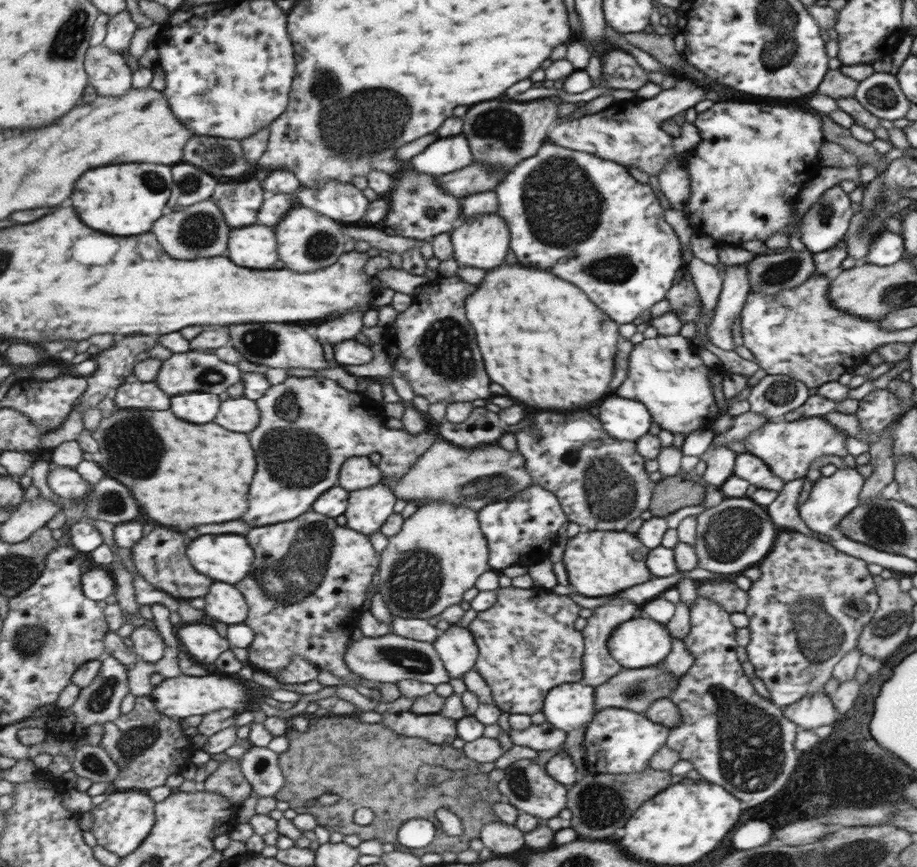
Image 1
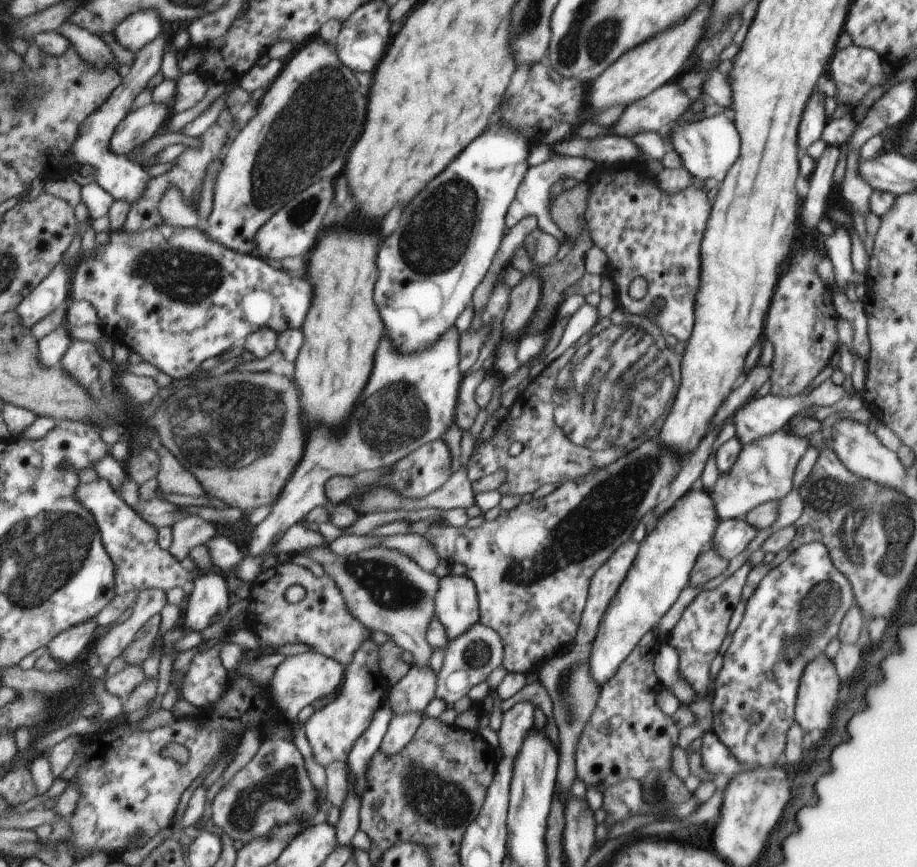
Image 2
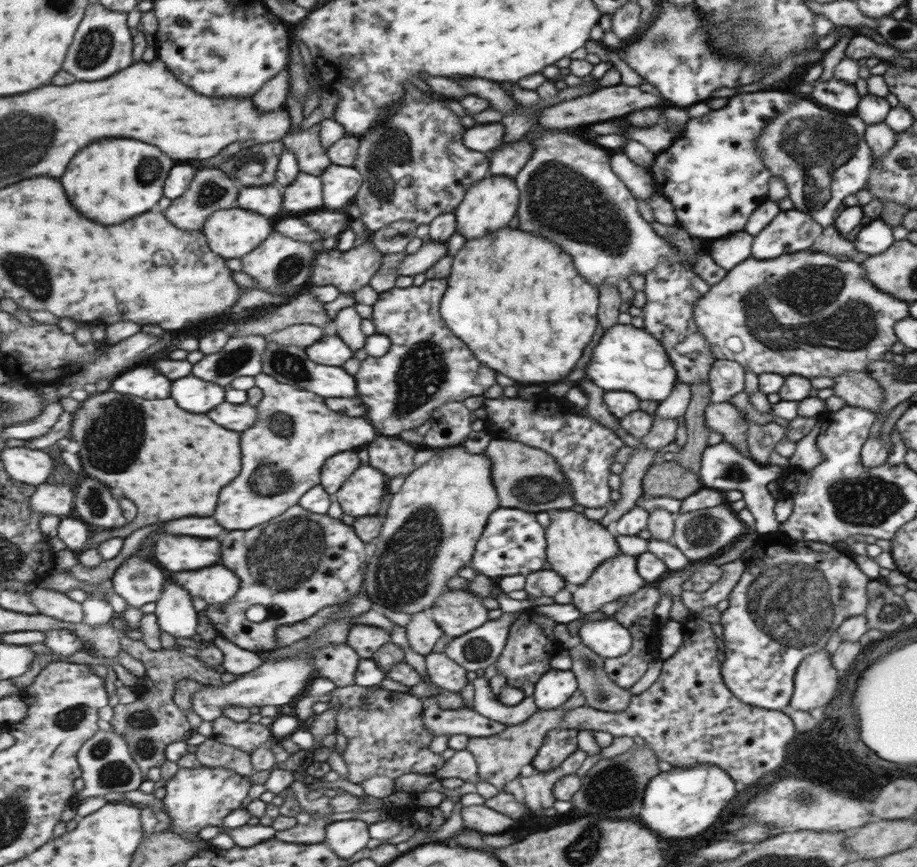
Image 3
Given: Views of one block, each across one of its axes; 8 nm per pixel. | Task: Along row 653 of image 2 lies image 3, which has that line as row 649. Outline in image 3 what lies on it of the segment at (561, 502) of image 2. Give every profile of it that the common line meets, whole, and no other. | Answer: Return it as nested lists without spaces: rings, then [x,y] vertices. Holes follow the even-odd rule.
[[[529,612],[525,616],[527,618],[519,616],[511,623],[504,647],[495,662],[495,670],[503,675],[506,684],[519,689],[525,682],[535,684],[539,677],[546,675],[551,670],[549,666],[551,656],[562,649],[561,642],[553,635],[553,628],[556,626],[553,619],[541,614],[529,616]]]

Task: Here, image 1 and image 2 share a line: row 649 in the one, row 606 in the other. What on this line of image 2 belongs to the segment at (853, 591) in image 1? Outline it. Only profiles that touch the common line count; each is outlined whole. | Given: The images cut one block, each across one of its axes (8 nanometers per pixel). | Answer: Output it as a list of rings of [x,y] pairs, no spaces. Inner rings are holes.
[[[822,540],[796,548],[758,582],[722,656],[714,686],[711,731],[744,769],[770,766],[785,751],[786,735],[795,723],[795,694],[805,664],[815,656],[823,656],[829,640],[838,634],[843,615],[854,604],[850,581],[830,559],[830,551]]]

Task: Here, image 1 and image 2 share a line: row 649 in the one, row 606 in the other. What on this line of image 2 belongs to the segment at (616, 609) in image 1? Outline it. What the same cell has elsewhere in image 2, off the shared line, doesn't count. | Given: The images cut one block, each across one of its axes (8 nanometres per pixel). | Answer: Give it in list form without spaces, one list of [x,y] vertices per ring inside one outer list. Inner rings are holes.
[[[627,540],[614,551],[608,562],[602,564],[594,572],[593,578],[590,579],[589,597],[583,607],[581,626],[578,628],[578,635],[573,640],[575,647],[582,647],[594,642],[601,616],[621,581],[625,578],[629,567],[633,564],[635,552],[637,552],[637,544]]]

